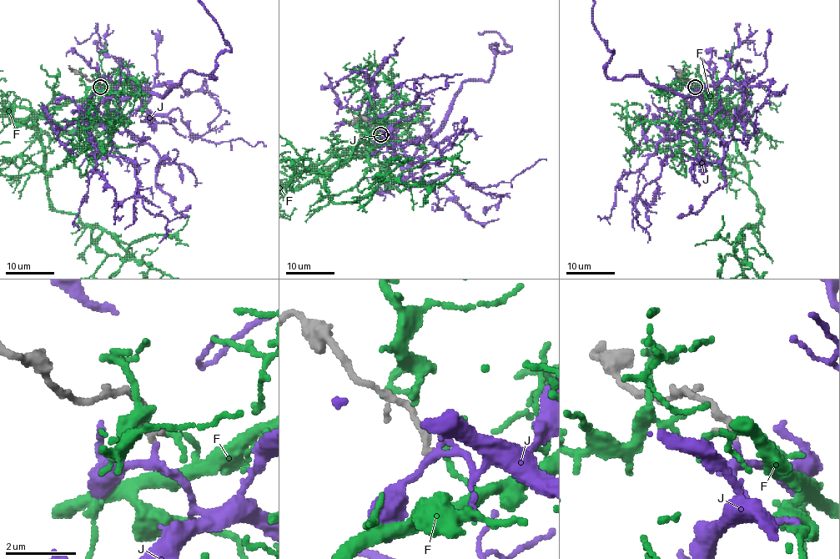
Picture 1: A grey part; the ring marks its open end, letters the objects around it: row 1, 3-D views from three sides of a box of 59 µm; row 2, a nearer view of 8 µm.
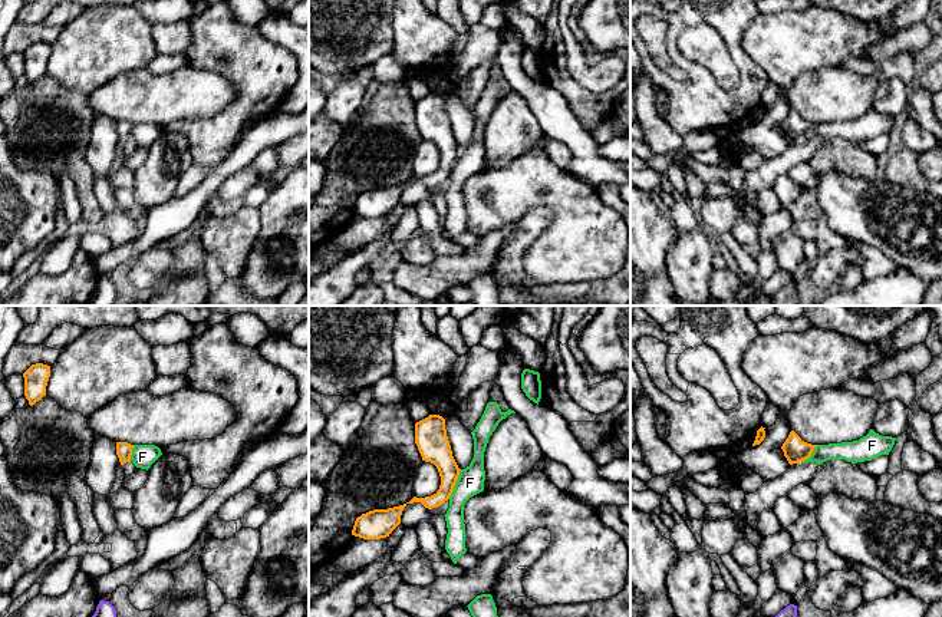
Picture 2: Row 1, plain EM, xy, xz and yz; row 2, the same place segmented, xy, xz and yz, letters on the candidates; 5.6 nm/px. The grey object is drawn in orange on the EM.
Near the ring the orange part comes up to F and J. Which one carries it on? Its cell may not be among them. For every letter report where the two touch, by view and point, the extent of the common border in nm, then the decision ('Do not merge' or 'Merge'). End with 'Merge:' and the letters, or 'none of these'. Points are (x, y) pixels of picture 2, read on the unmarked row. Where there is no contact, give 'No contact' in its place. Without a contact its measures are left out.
F: Touches orange at xz (455, 161). Shared border 180 nm. Do not merge
J: No contact. Merge
Merge: J

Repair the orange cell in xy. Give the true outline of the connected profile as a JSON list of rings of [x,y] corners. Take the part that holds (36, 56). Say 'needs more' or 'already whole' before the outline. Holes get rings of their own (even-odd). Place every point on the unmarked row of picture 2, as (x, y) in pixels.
already whole; [[[43,42],[32,43],[24,52],[24,75],[33,85],[46,75],[46,65],[50,56],[50,44]]]

